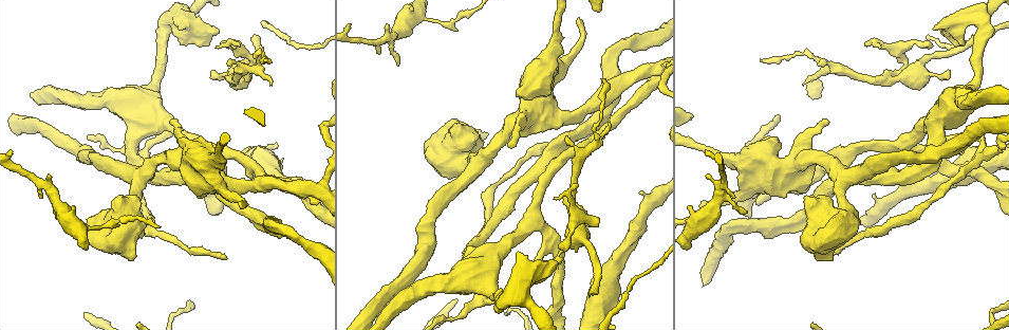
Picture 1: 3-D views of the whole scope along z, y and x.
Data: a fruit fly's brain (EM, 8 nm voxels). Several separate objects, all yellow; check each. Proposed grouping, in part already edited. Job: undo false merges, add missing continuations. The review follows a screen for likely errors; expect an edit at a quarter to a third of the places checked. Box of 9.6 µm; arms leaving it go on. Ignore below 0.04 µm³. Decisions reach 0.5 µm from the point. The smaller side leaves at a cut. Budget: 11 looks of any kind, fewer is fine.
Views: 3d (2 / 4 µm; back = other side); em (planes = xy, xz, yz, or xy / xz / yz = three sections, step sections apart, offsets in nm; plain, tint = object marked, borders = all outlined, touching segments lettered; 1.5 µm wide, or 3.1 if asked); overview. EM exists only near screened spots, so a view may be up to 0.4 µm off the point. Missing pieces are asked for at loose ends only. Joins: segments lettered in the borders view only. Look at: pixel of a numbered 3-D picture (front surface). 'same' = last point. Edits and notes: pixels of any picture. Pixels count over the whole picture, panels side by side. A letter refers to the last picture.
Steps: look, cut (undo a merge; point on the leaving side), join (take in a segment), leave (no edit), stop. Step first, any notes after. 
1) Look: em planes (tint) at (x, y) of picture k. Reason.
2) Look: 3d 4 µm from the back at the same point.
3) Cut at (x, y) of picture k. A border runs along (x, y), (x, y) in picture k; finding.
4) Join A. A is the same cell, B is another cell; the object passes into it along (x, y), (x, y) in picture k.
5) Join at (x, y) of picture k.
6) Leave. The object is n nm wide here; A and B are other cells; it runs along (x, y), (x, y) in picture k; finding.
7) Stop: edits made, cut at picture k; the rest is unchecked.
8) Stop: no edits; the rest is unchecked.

Look: 3d 2 µm at (802, 84) of picture 1. Branch stops here.

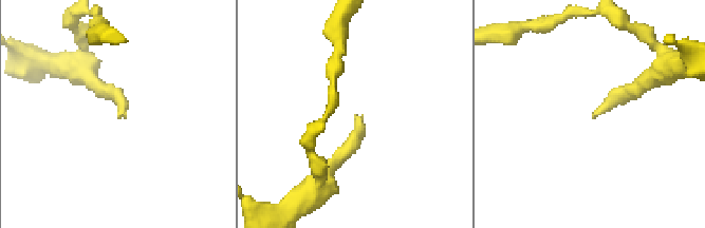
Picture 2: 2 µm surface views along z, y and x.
Look: em yz step 4 (borders) at (357, 118) of picture 2.

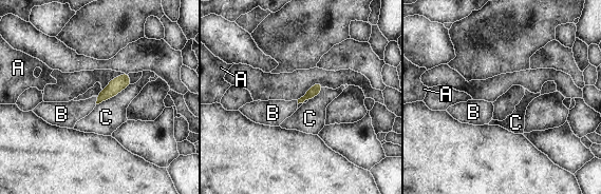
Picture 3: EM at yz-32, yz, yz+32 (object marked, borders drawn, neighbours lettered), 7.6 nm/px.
Join B. B is the same cell, A and C are other cells; the object passes into it along (118, 83), (97, 100), (68, 114) in picture 3; the neuron continues.

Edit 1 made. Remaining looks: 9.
Look: overview. See it whole again.

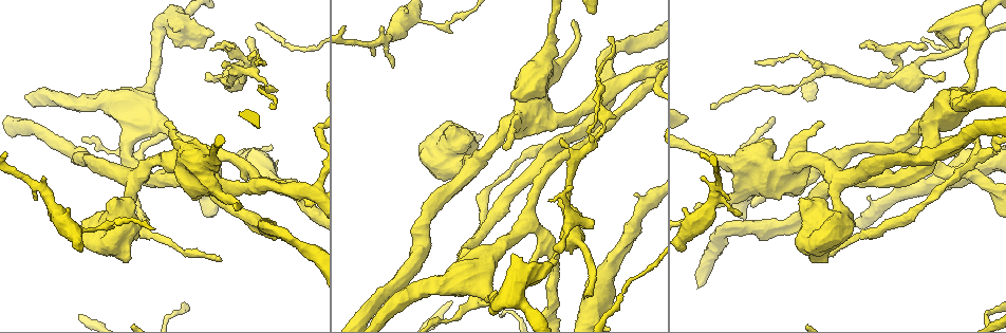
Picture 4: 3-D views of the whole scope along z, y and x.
Look: em xy step 8 (tint) at (512, 94) of picture 4. Thick end.

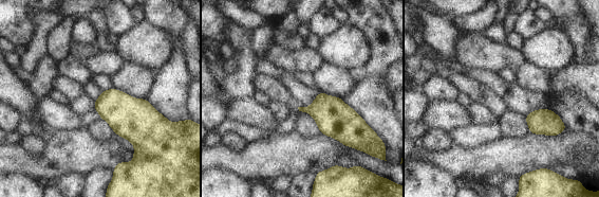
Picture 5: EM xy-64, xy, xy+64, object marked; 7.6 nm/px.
Look: em planes (borders) at the same point.

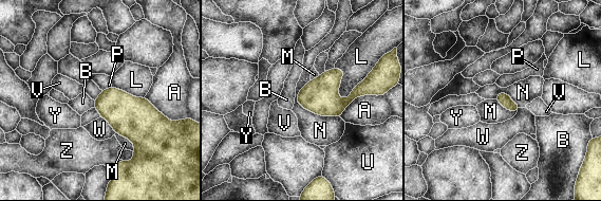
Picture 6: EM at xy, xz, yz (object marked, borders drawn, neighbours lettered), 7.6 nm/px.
Leave. The longest contact is with N, 380 nm; A, B, L, M, N, P, U, V, W, Y and Z are other cells; a border runs along (296, 94), (302, 107), (339, 117) in picture 6; no lettered segment goes on from it.

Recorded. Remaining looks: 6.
Look: em xy step 4 (tint) at (219, 260) of picture 4. End of a long branch.

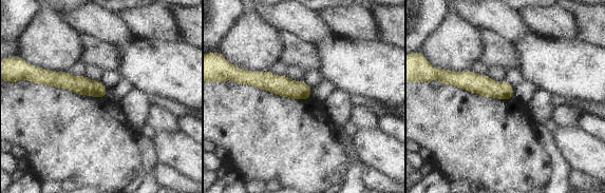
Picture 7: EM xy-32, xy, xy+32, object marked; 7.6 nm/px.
Look: em xy step 4 (borders) at the same point.

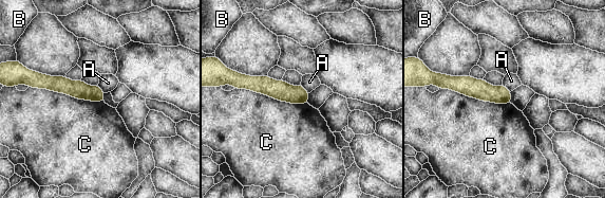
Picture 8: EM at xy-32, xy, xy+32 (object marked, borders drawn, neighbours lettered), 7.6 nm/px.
Leave. The object is 130 nm wide here; the longest contact is with C, 600 nm; A, B and C are other cells; no lettered segment goes on from it.

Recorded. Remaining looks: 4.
Look: 3d 4 µm from the back at (712, 109) of picture 4. End of a long branch.

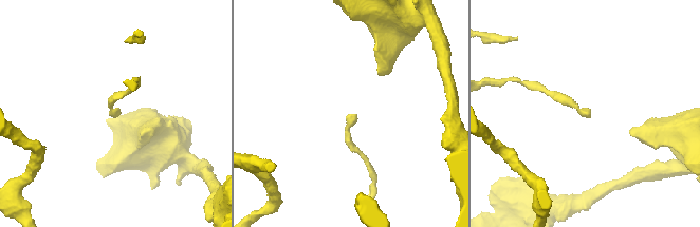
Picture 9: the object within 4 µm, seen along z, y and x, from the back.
Look: em planes (tint) at (590, 117) of picture 9.

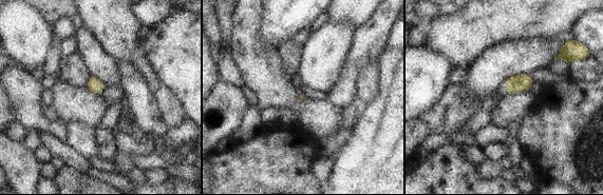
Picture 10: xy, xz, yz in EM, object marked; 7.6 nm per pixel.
Look: em planes (borders) at the same point.

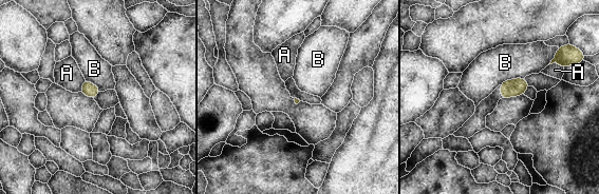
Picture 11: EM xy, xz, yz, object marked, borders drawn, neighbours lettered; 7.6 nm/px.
Leave. The longest contact is with B, 200 nm; A and B are other cells; a border runs along (524, 77), (506, 79), (500, 84) in picture 11; none of them fits.

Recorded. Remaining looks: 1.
Look: em planes (borders) at (251, 39) of picture 4. Branch stops here.

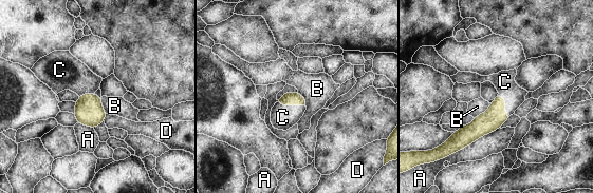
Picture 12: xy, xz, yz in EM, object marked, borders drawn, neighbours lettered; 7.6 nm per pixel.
Join C. The longest contact is with A, 440 nm; C is the same cell, A, B and D are other cells; the object passes into it along (290, 98), (291, 104), (282, 117) in picture 12; the neuron continues.

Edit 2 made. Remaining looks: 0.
Stop: edits made, join at picture 3, join at picture 12; the rest is unchecked.

